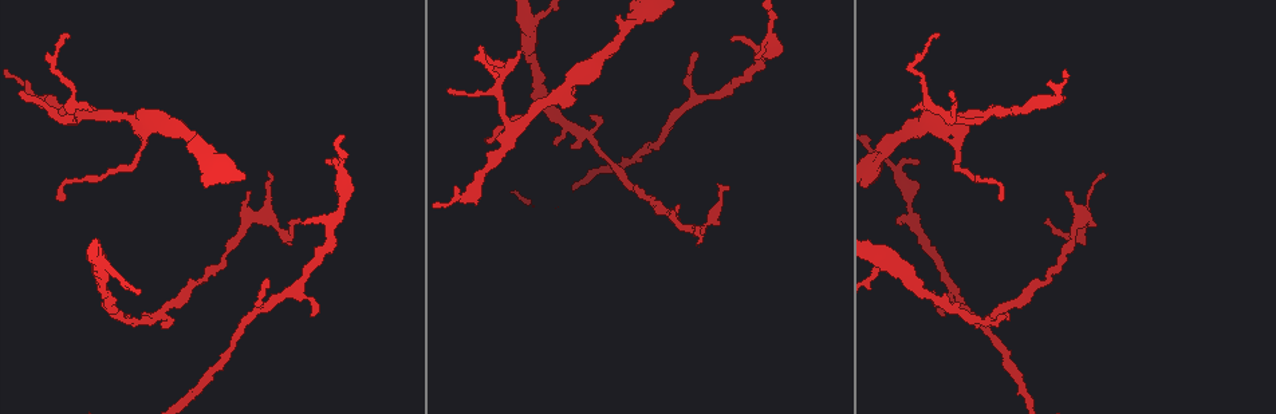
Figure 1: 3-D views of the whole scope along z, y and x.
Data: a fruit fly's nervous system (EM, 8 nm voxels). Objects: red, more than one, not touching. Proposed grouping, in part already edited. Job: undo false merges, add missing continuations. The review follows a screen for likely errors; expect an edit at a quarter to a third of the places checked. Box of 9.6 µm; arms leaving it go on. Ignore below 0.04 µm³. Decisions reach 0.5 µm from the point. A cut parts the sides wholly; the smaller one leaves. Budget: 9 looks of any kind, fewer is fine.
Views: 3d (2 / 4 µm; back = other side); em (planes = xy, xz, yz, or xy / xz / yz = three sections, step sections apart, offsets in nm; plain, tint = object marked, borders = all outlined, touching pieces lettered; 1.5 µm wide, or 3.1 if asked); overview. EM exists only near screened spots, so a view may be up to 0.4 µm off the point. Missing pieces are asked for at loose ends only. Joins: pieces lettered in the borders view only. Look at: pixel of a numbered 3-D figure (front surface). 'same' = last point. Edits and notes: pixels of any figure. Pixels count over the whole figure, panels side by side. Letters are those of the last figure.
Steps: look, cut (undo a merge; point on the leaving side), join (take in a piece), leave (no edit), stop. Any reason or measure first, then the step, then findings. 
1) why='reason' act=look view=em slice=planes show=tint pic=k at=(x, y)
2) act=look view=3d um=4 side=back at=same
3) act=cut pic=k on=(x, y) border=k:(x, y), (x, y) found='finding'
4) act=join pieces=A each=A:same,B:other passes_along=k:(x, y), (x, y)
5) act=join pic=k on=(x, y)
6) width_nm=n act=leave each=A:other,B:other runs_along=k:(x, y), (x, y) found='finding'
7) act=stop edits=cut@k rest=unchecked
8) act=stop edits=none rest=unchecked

why='sudden change in width' act=look view=3d um=4 pic=1 at=(878, 163)

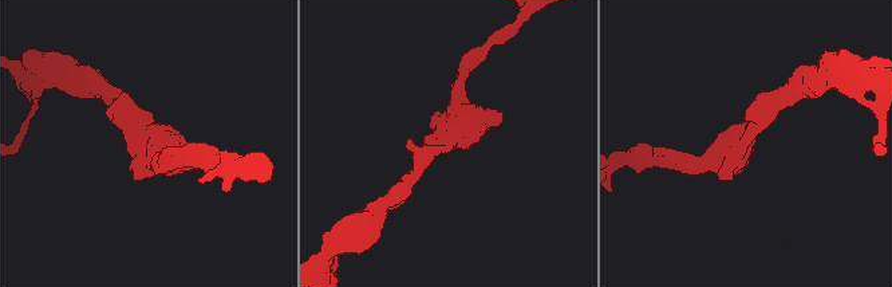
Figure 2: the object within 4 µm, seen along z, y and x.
why='need the tissue' act=look view=em slice=planes show=tint pic=2 at=(746, 140)

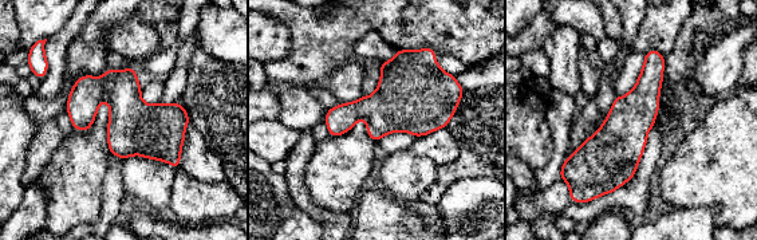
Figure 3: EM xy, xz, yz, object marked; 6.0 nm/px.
act=look view=em slice=planes show=borders at=same

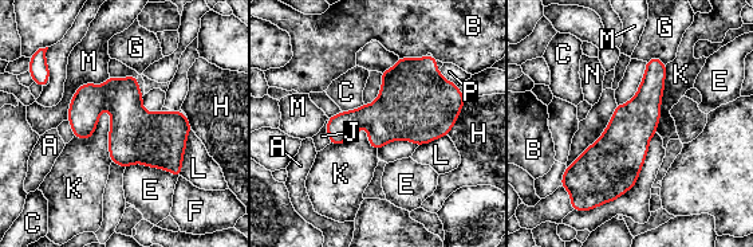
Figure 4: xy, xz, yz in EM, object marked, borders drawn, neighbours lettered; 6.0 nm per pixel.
act=leave each=A:other,B:other,C:other,E:other,F:other,G:other,H:other,J:other,K:other,L:other,M:other,N:other,P:other runs_along=4:(657, 62), (645, 109), (594, 196) found='one neuron here'

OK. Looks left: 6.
why='thin end' act=look view=3d um=2 pic=1 at=(730, 39)

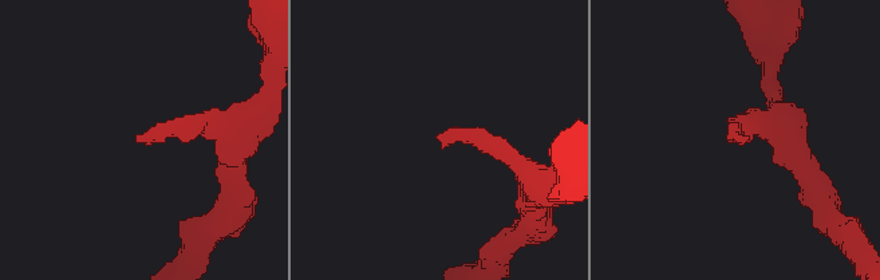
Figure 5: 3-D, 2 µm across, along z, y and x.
why='need the tissue' act=look view=em slice=xy step=4 show=tint pic=5 at=(138, 136)

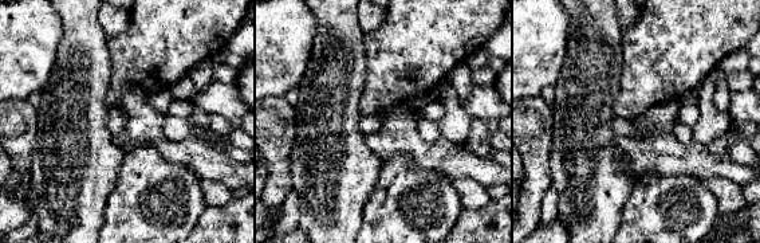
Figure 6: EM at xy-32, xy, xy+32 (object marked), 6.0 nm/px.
act=look view=em slice=planes show=borders at=same

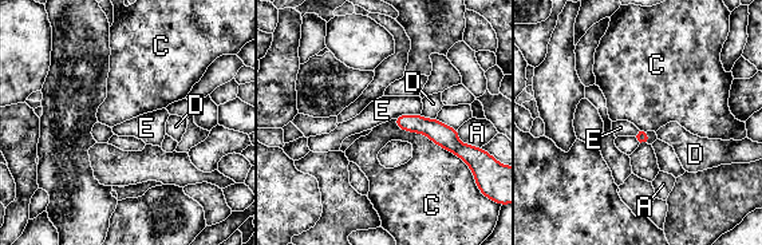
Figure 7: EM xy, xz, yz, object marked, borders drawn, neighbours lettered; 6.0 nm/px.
act=leave each=A:other,C:other,D:other,E:other runs_along=7:(398, 121), (431, 127), (461, 150) found='no lettered piece goes on from it'

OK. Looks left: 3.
act=look view=3d um=4 side=back pic=1 at=(313, 313)

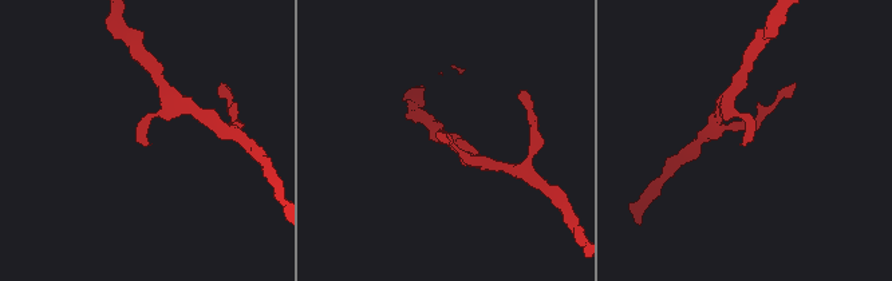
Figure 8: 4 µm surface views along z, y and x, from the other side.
why='shape alone is not enough' act=look view=em slice=planes show=tint pic=8 at=(446, 143)

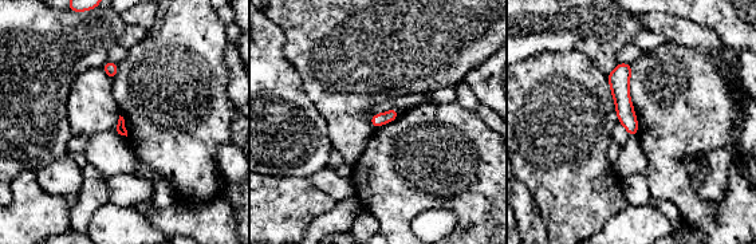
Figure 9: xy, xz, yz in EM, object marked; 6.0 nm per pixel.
why='what lies round it' act=look view=em slice=planes show=borders at=same

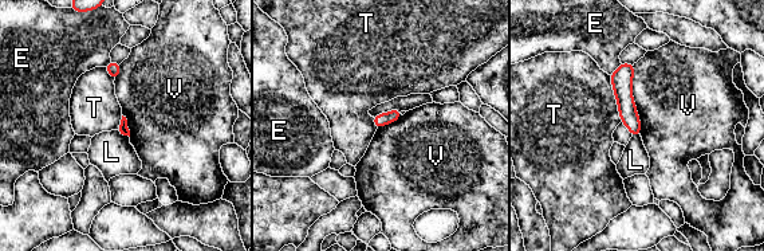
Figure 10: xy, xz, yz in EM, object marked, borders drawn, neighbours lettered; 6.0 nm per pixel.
act=leave each=E:other,L:other,T:other,V:other runs_along=10:(623, 66), (625, 104), (637, 132) found='none of them fits'

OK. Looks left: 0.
act=stop edits=none rest=unchecked

